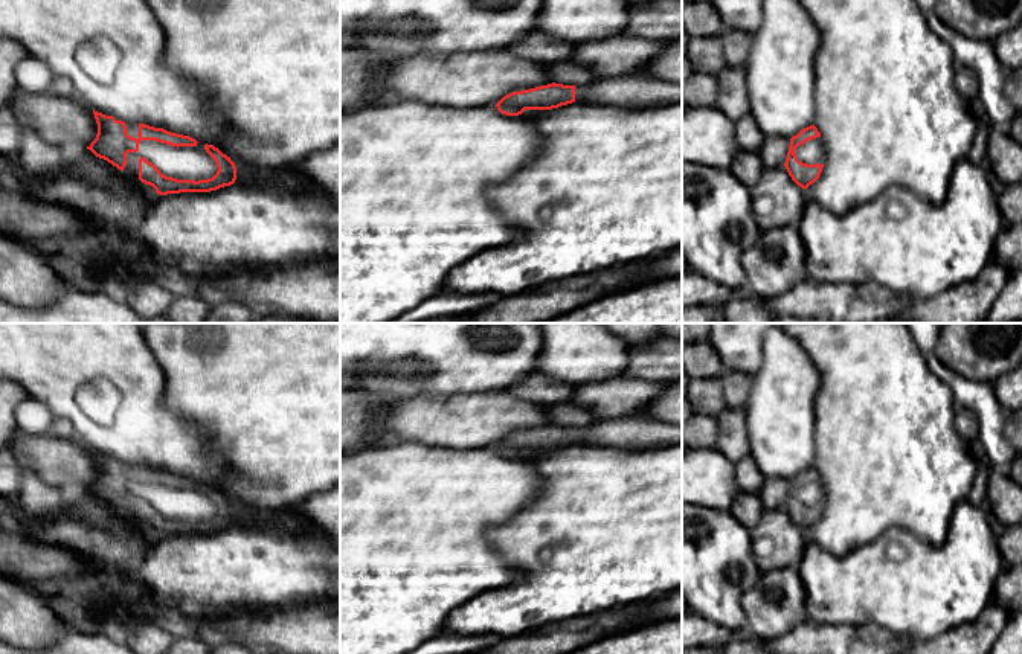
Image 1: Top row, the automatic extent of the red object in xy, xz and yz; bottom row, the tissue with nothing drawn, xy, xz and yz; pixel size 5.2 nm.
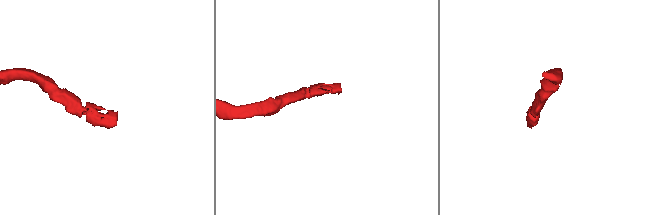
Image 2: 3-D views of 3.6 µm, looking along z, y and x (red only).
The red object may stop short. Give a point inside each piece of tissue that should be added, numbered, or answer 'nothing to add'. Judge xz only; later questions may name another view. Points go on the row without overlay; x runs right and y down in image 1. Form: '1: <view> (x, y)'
1: xz (630, 432)

